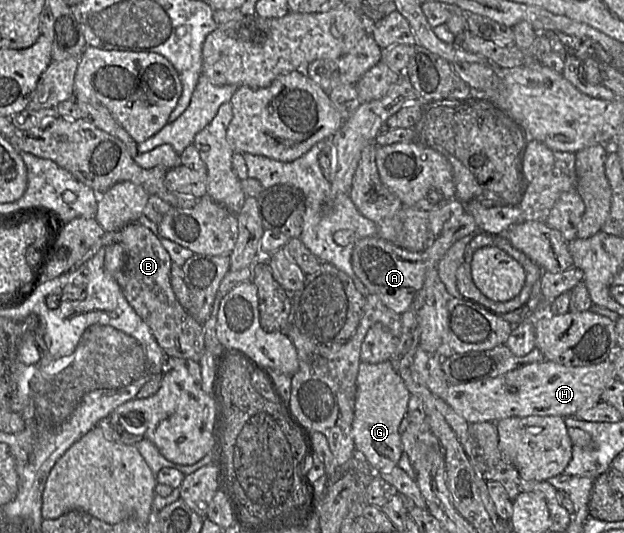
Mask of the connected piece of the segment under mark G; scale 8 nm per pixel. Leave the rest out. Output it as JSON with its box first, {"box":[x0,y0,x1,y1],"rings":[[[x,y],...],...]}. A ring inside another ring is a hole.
{"box":[352,361,411,472],"rings":[[[390,361],[361,362],[356,380],[356,398],[352,438],[355,451],[375,472],[384,472],[398,466],[404,454],[400,425],[407,414],[411,393]]]}

